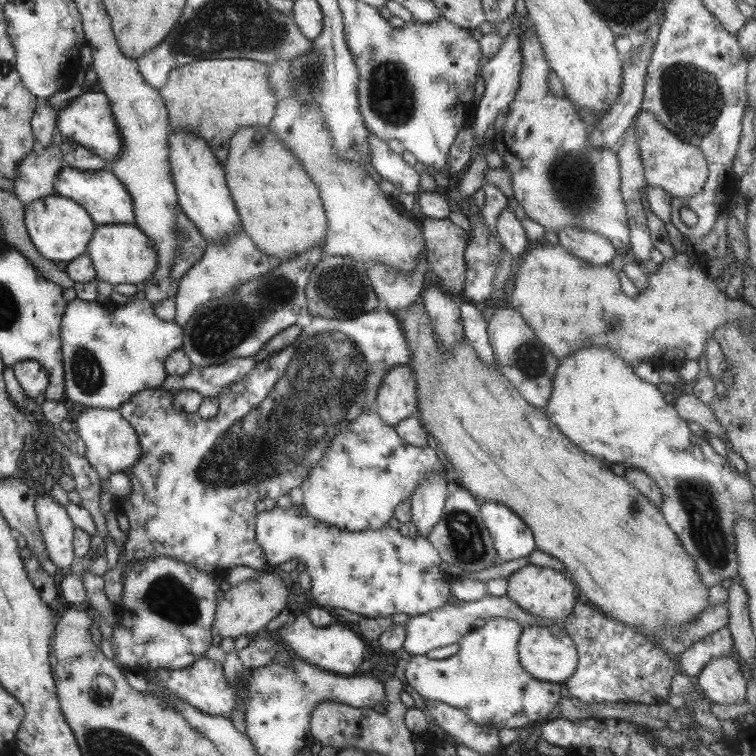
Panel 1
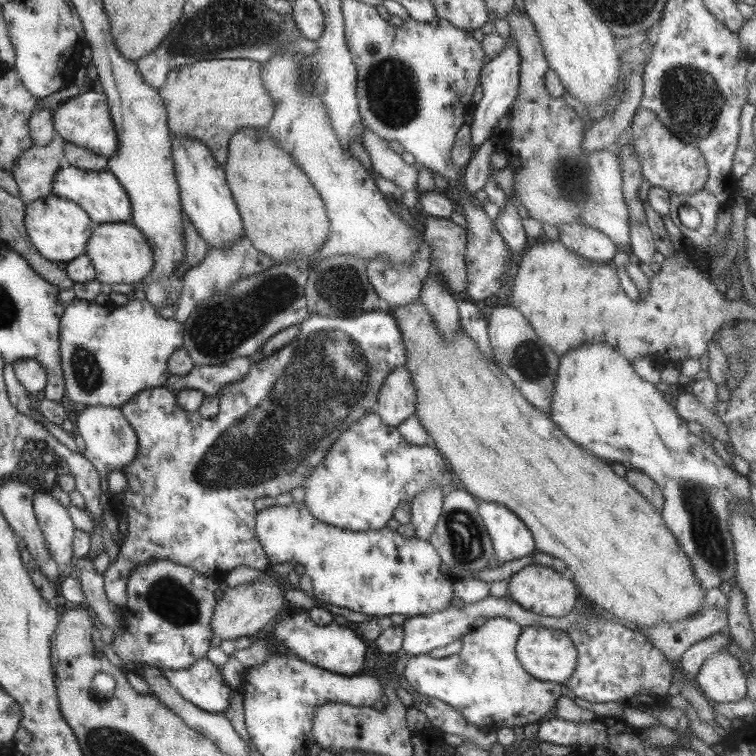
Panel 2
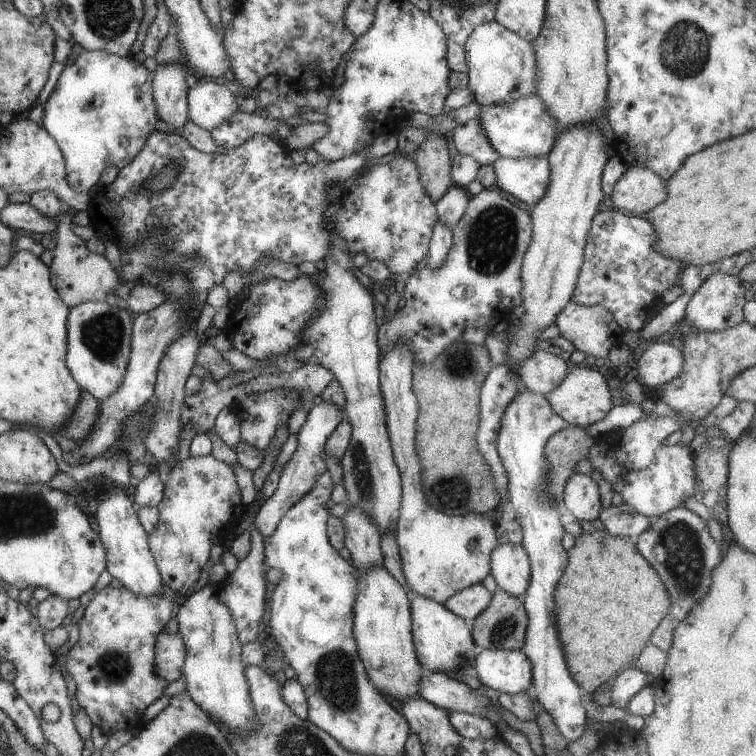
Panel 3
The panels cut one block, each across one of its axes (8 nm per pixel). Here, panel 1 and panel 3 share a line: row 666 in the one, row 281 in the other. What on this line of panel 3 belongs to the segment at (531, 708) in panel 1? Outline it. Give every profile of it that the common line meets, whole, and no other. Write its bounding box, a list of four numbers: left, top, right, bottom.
[376,188,532,364]

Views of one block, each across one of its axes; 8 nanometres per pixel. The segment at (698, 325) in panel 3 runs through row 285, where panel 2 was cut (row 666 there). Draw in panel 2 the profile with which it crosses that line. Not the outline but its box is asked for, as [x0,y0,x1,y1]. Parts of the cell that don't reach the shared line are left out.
[693,650,746,704]

